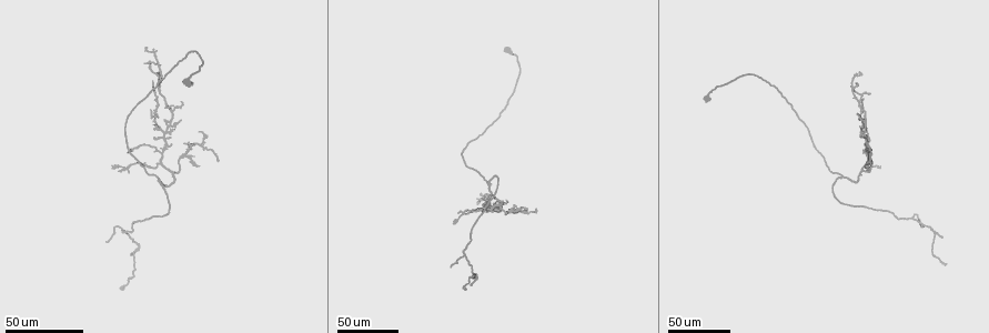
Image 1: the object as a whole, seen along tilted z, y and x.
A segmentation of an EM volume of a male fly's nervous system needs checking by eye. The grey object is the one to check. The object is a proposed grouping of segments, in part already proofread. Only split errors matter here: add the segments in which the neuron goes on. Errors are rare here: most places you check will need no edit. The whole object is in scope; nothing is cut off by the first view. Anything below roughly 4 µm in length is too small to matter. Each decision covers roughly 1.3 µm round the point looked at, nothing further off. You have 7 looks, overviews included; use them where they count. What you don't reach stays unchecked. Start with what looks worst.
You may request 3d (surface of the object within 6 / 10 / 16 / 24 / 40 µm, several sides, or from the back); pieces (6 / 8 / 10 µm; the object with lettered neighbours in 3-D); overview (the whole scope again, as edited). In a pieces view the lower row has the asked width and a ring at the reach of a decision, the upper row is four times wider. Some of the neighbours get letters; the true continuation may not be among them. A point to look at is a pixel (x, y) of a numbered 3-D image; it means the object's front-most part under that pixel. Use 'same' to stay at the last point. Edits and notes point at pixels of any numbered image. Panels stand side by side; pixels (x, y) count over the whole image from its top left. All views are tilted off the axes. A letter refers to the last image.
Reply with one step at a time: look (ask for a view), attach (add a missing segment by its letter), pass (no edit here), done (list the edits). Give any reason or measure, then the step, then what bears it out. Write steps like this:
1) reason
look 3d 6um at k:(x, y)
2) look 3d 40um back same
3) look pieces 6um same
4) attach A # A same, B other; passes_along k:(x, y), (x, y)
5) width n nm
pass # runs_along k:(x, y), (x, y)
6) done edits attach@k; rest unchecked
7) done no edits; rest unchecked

long arm stops here
look 3d 24um at 1:(450, 268)

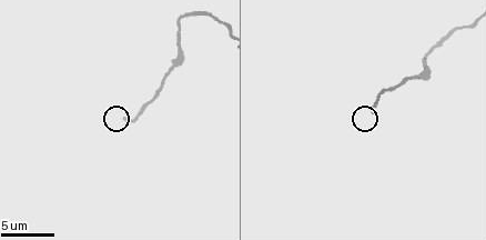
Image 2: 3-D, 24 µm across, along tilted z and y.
look pieces 8um at 2:(374, 111)

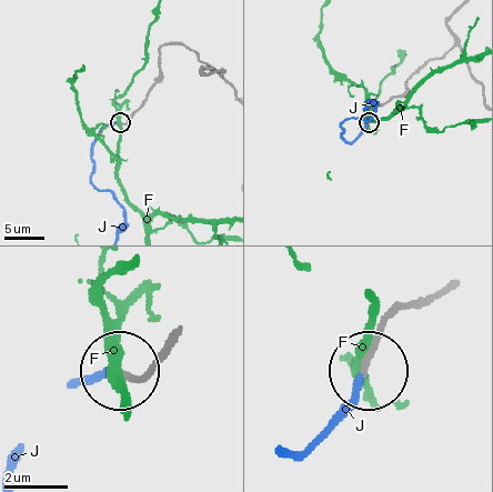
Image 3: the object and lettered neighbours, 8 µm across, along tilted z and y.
attach J # F other, J same; the neuron continues

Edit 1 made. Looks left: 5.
look overview

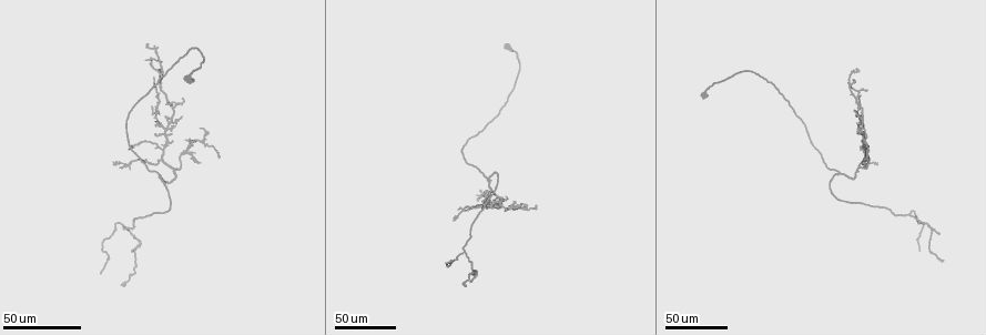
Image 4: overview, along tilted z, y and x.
tapers out
look 3d 24um at 4:(444, 262)

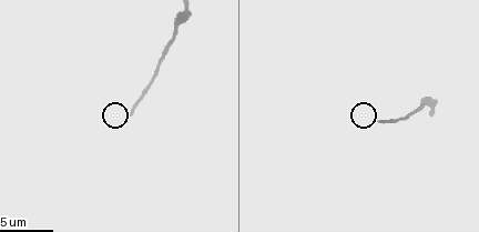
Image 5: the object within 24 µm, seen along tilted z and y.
see the neighbours
look pieces 10um at 5:(380, 120)

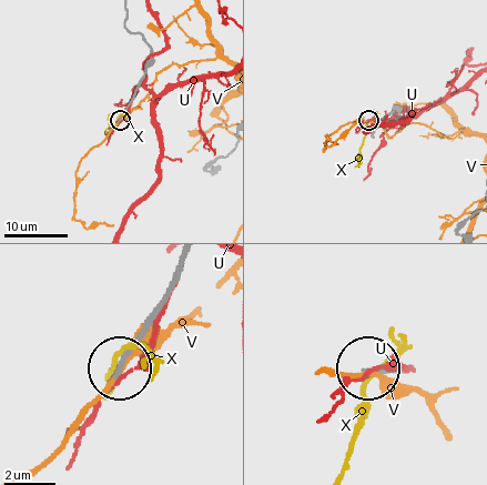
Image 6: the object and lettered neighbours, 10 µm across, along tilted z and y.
pass # U other, V other, X other; runs_along 6:(132, 32), (142, 37), (151, 51), (151, 62), (119, 119); no lettered segment goes on from it

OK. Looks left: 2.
branch stops here
look 3d 40um at 4:(171, 141)

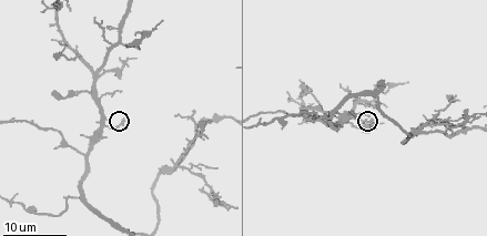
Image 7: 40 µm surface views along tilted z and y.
look pieces 8um at 7:(121, 117)

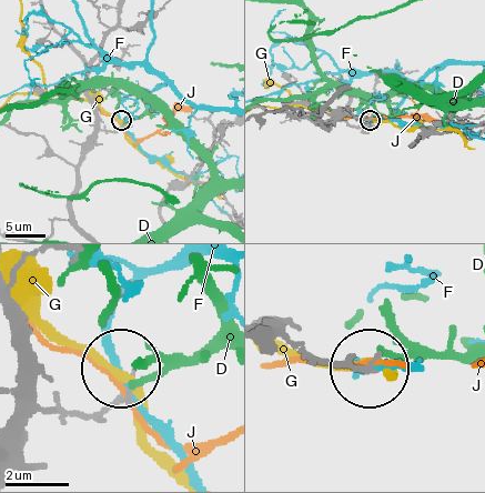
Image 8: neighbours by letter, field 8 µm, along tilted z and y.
pass # D other, F other, G other, J other; runs_along 8:(17, 430), (41, 414), (96, 411), (128, 376); none of them fits

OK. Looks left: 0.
done edits attach@3; rest unchecked

